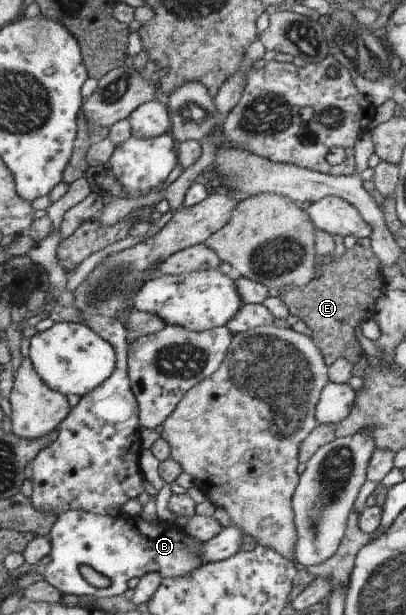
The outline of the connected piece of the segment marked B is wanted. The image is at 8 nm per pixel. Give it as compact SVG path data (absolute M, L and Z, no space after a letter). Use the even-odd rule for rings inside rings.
M70 510L57 518L51 538L54 544L52 561L46 566L46 580L52 582L60 591L66 594L81 596L116 597L124 595L130 589L130 581L134 577L146 577L148 573L160 573L163 578L181 578L190 575L195 569L202 567L205 561L199 551L202 543L190 536L186 528L159 522L151 524L142 516L100 515L94 512ZM82 565L90 565L101 575L107 577L111 584L107 588L98 588L90 585L82 573Z

